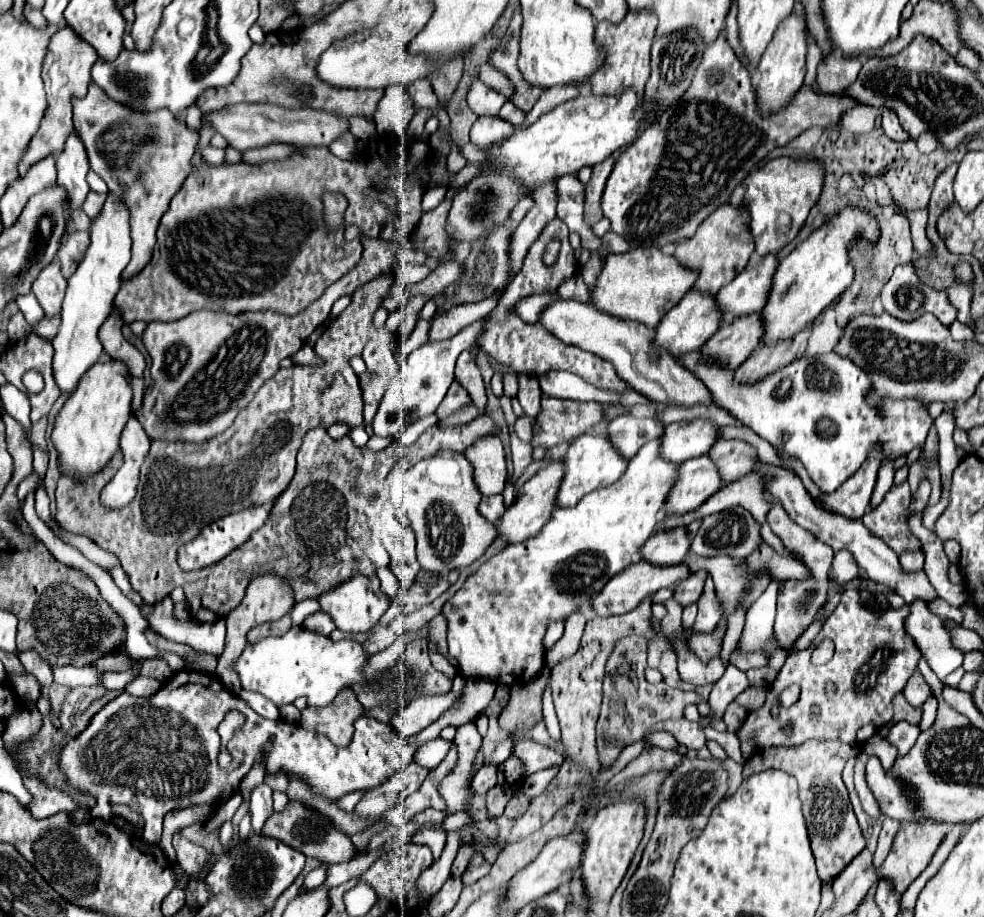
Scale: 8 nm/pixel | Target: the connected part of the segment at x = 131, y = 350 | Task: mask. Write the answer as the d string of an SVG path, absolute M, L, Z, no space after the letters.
M110 313L110 317L100 327L100 343L104 347L104 353L112 359L126 361L132 375L142 379L146 361L144 361L142 353L122 337L120 327L122 327L122 319L118 317L118 313Z

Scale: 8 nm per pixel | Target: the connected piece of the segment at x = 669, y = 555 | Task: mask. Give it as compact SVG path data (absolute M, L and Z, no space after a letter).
M670 529L670 531L658 531L654 533L644 549L640 549L640 557L656 567L666 567L666 565L680 565L684 557L690 551L690 537L686 529Z

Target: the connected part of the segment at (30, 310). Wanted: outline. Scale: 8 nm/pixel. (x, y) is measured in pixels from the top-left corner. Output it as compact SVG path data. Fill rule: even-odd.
M28 293L24 297L16 297L16 305L24 313L24 317L26 317L26 321L30 325L38 323L44 317L44 311L40 309L40 305L38 305L38 301L36 301L36 297L32 293Z

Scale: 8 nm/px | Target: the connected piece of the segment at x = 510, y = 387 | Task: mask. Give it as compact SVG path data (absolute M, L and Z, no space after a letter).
M504 375L504 395L510 399L518 397L518 377L516 375Z

